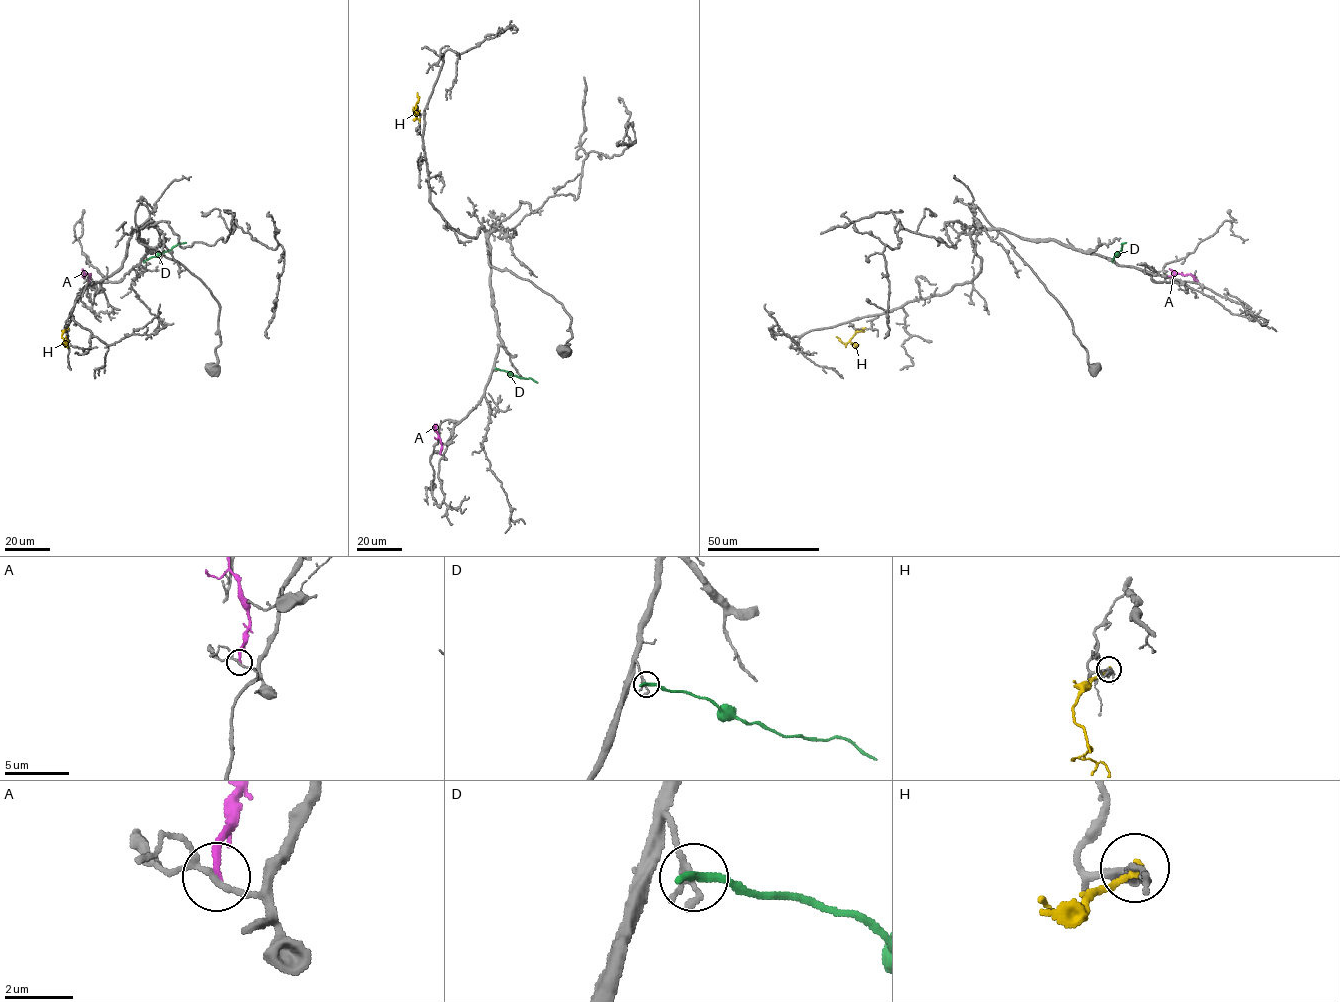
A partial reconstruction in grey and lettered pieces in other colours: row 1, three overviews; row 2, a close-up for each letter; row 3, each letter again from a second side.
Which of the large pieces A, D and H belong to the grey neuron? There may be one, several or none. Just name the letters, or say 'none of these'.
none of these

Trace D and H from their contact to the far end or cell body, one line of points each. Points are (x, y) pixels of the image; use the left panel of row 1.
D: (144, 261), (186, 243)
H: (68, 328), (62, 335), (66, 343), (66, 337)

